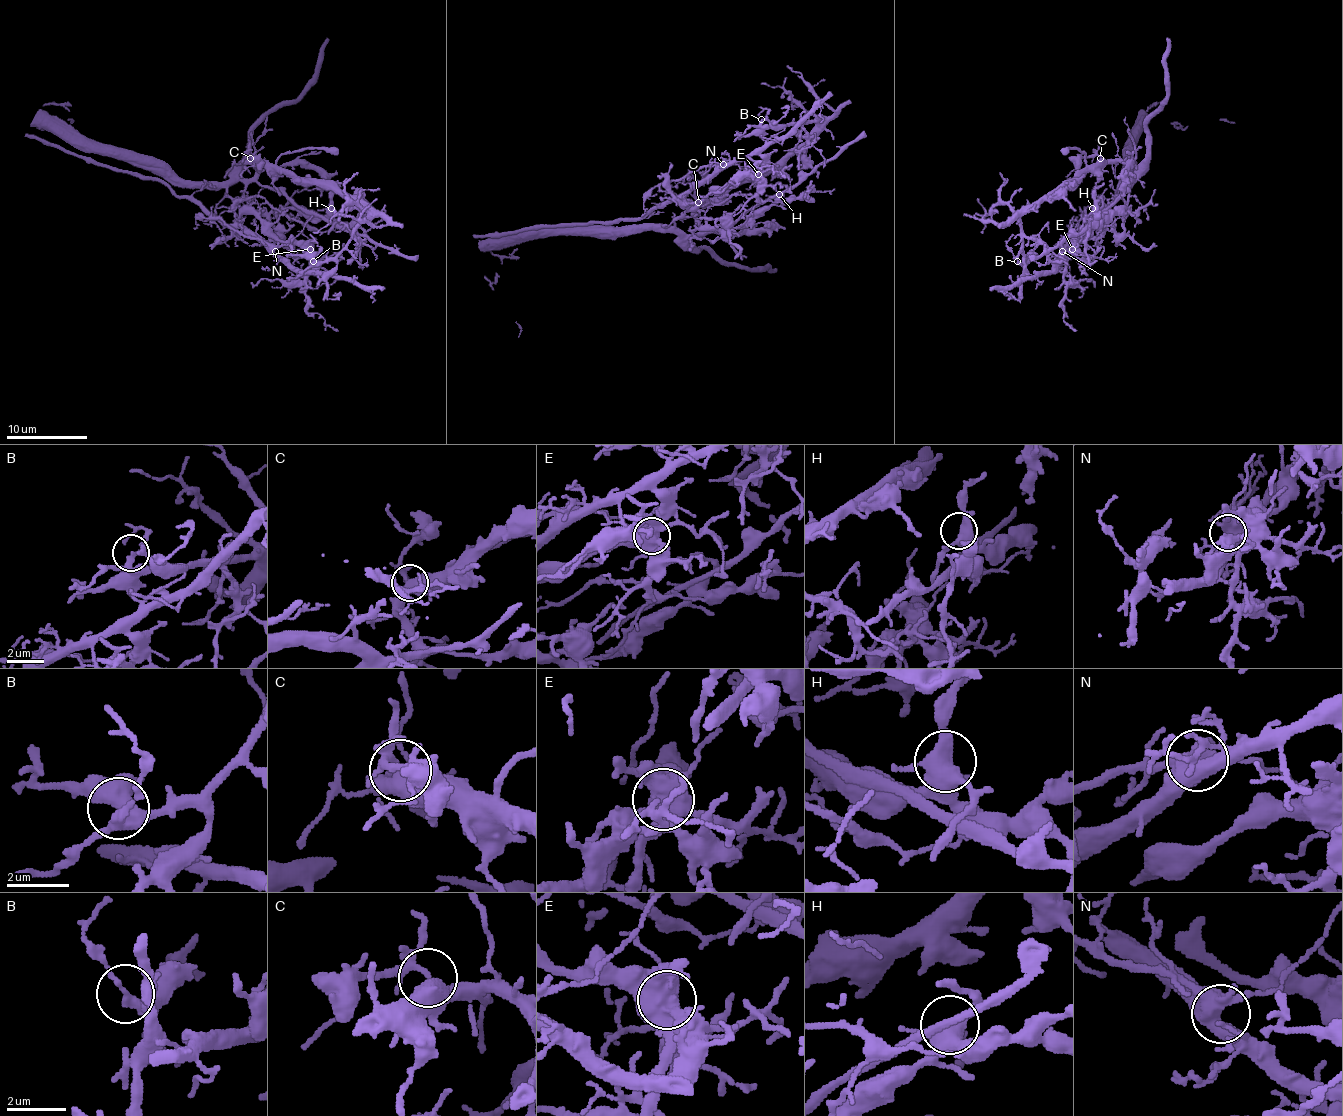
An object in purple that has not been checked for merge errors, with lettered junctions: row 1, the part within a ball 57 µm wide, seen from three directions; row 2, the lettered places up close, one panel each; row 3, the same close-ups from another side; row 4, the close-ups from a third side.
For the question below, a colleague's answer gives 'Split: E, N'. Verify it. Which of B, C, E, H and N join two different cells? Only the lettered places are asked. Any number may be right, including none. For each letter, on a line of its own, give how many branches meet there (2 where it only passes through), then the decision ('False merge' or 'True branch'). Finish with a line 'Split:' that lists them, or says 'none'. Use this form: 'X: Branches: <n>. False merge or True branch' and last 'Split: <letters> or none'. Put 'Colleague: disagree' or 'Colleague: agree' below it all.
B: Branches: 3. True branch
C: Branches: 7. True branch
E: Branches: 6. False merge
H: Branches: 4. True branch
N: Branches: 5. True branch
Split: E
Colleague: disagree

